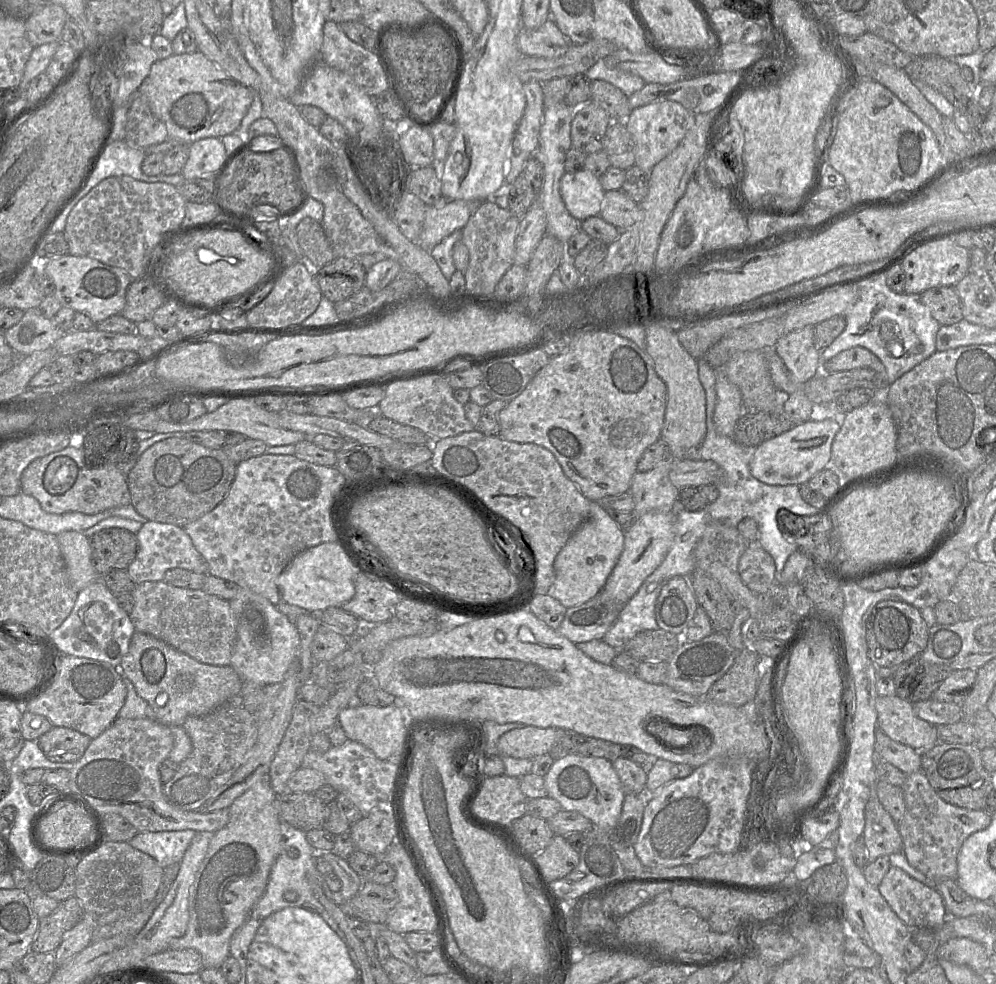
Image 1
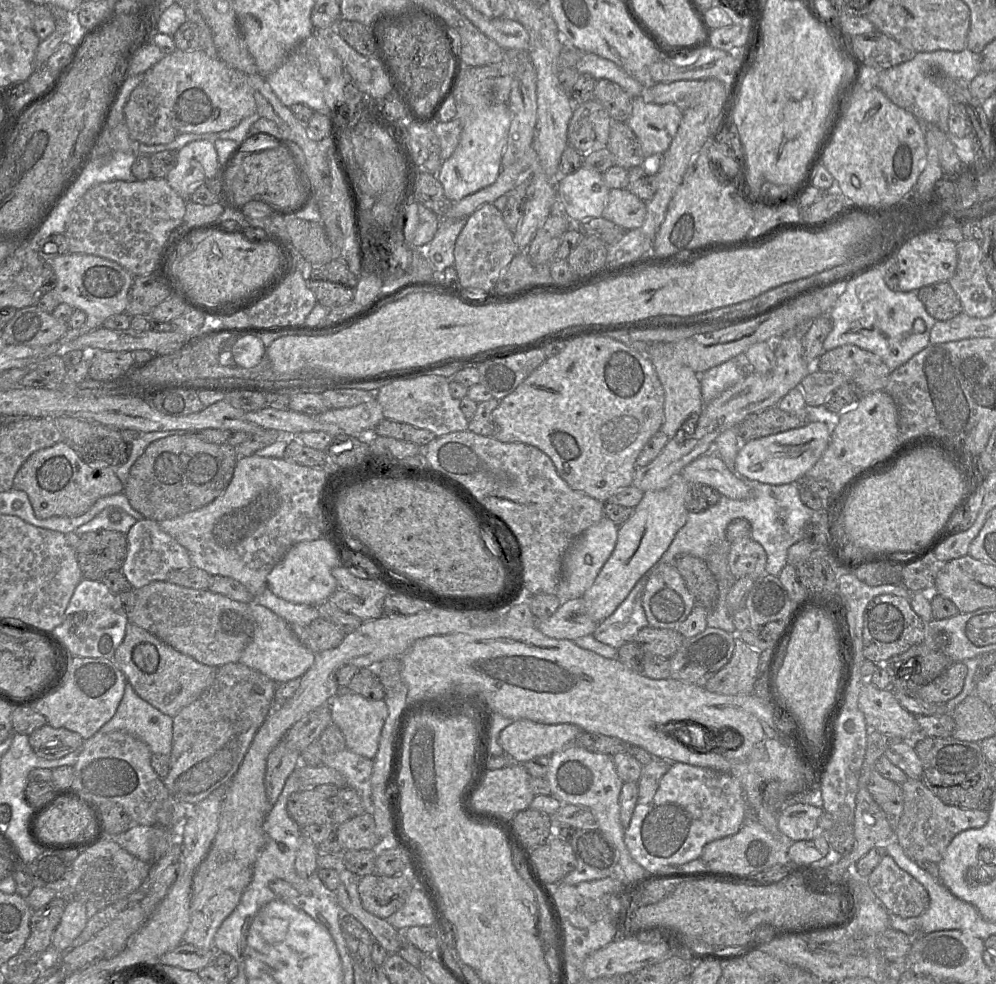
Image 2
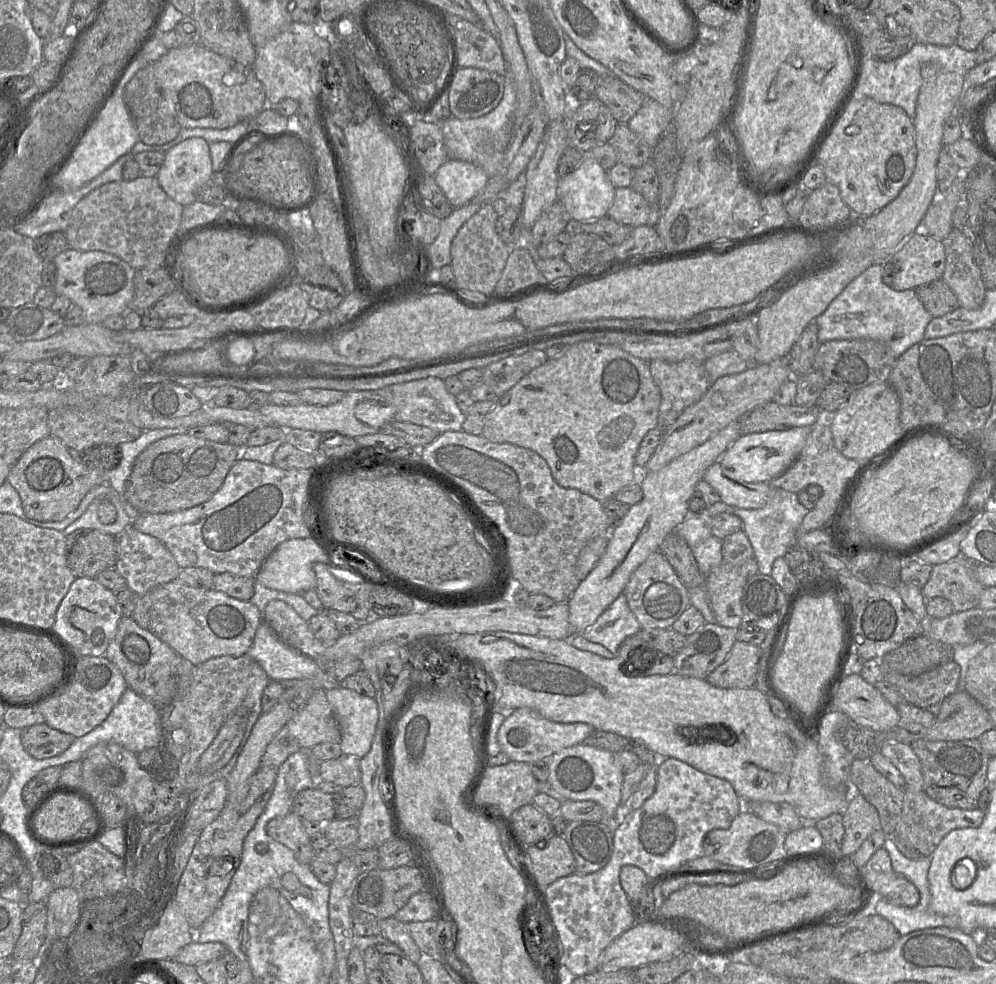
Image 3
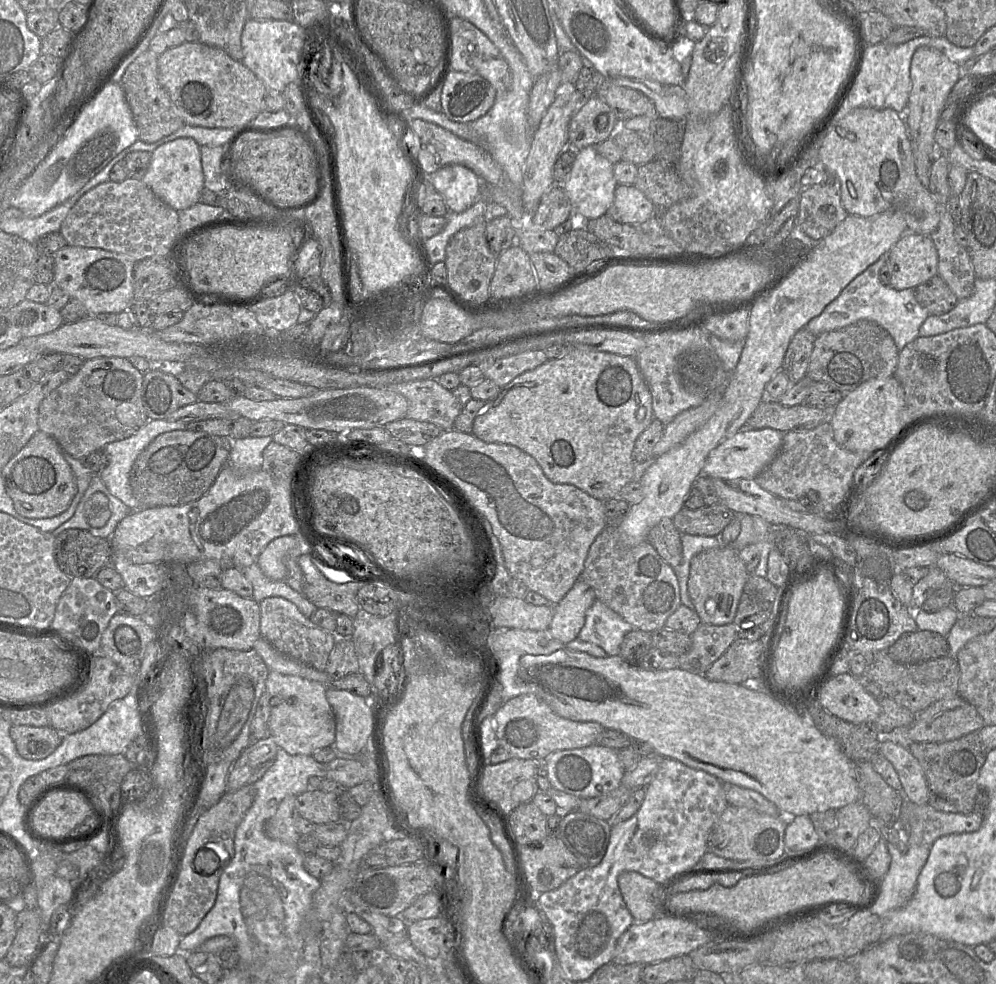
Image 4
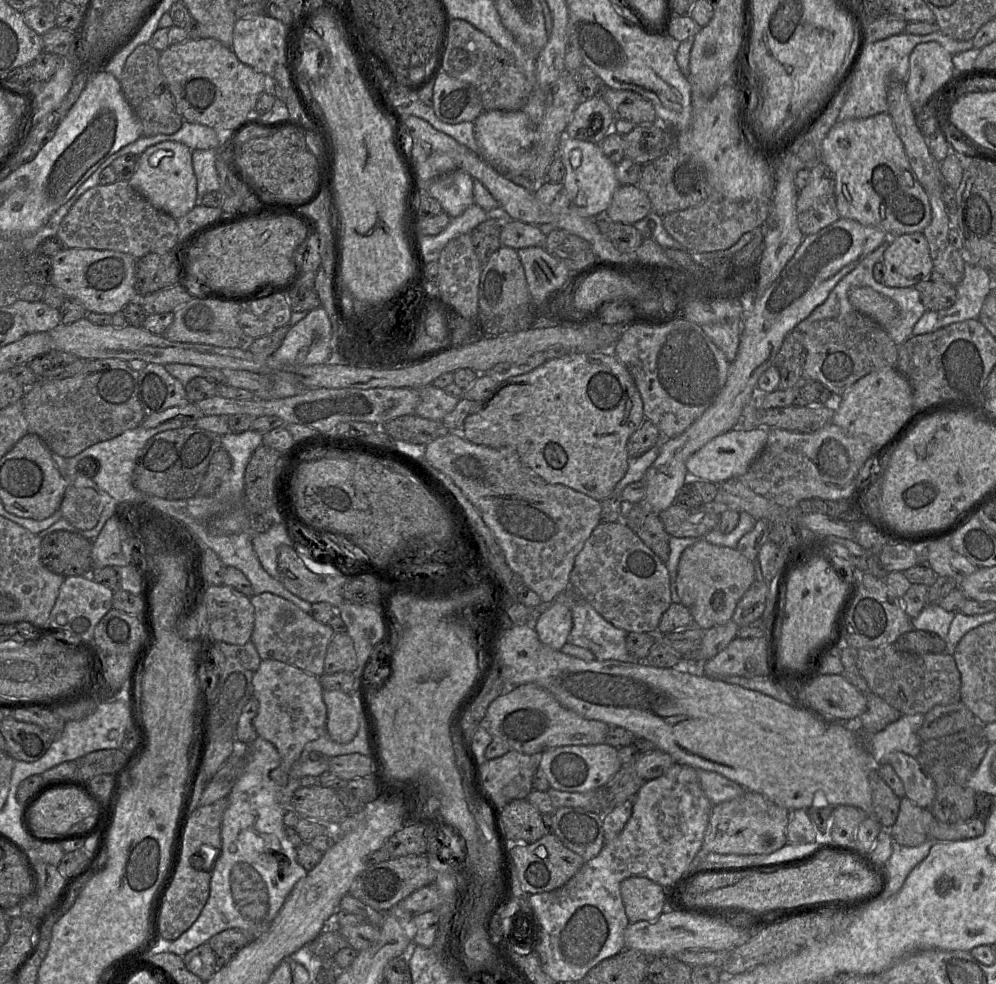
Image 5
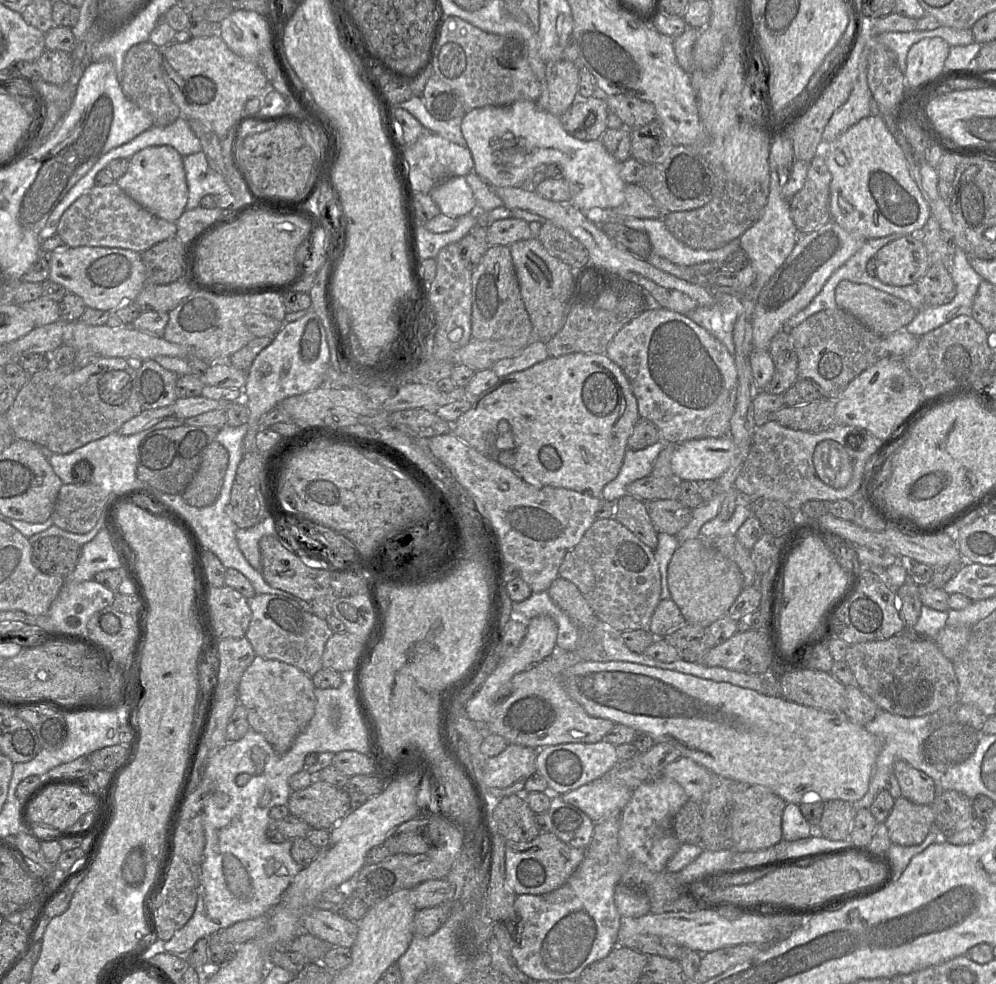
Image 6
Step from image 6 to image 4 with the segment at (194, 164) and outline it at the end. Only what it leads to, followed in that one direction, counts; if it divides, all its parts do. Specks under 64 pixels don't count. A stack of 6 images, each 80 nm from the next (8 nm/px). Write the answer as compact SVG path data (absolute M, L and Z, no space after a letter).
M227 143L224 146L200 146L205 188L218 191L227 187L223 173L223 162L227 150Z

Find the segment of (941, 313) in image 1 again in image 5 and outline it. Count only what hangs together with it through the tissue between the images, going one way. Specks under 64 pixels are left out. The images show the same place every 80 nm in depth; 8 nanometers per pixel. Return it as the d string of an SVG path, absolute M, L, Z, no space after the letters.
M933 270L915 289L926 311L938 311L951 307L956 300L956 290L940 273Z

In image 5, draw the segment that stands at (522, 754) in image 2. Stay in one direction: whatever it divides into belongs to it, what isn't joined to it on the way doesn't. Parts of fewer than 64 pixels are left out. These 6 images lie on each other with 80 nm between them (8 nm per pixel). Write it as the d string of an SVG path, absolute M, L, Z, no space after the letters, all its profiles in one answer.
M529 683L518 686L513 690L506 692L500 695L497 699L495 699L487 709L486 716L484 719L479 723L479 725L483 725L484 728L493 736L500 738L503 740L510 749L521 752L523 754L531 755L531 756L540 756L545 750L552 749L555 747L562 747L562 746L572 746L572 745L596 745L604 742L604 739L609 732L611 726L598 720L588 720L577 713L565 708L562 706L547 690L543 689L542 687Z

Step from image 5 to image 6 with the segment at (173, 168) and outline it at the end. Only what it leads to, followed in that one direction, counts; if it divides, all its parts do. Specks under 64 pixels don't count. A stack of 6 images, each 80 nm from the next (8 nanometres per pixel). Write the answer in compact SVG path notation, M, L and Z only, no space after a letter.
M152 146L135 153L127 172L115 183L147 211L168 222L176 223L186 210L188 186L183 156L171 146Z

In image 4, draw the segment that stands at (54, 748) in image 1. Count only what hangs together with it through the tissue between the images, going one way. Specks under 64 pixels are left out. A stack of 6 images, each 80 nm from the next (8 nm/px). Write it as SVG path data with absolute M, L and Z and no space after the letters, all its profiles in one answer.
M12 725L10 736L20 756L28 760L42 760L56 750L65 735L51 726Z

